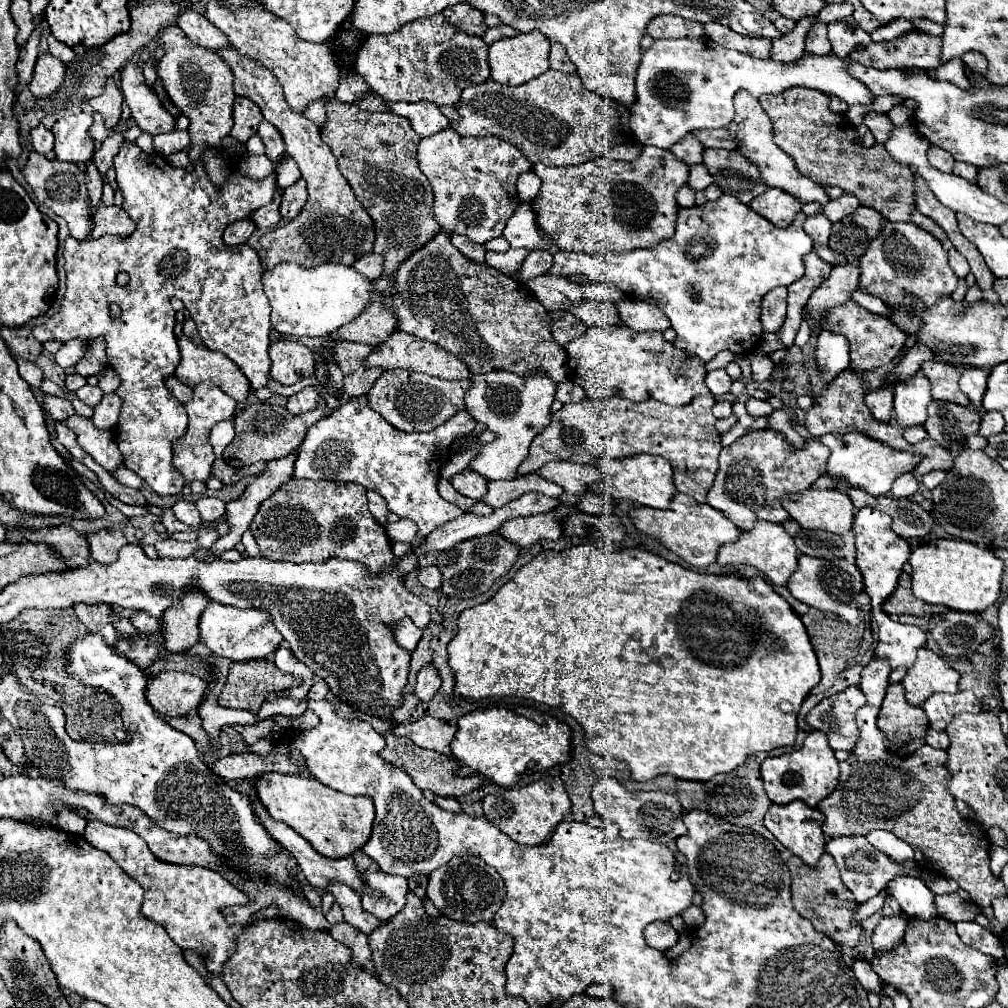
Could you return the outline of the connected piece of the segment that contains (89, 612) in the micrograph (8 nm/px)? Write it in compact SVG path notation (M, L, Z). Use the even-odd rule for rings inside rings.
M76 603L72 609L78 615L78 619L86 625L86 629L90 633L98 633L98 635L104 637L106 645L114 645L120 639L118 631L110 625L110 617L116 617L116 619L120 619L120 617L108 605Z

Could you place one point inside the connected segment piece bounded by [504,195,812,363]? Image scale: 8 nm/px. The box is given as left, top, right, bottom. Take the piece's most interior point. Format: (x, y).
(729, 255)

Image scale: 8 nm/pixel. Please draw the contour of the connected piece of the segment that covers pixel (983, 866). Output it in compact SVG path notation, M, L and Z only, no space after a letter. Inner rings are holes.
M872 659L862 671L860 689L866 695L866 705L856 715L862 739L850 757L840 763L838 787L818 803L818 809L826 817L822 831L828 837L868 835L872 829L890 831L924 857L924 871L958 881L972 903L990 907L990 899L994 895L1006 897L1006 889L990 871L990 841L986 831L978 823L960 817L948 791L950 771L946 751L924 745L908 757L898 757L886 747L884 735L876 727L890 673L892 667L886 659Z

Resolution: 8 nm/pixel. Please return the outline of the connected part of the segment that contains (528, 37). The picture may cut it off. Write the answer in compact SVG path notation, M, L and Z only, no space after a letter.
M530 31L530 33L516 33L510 39L500 39L490 45L490 67L492 67L492 79L504 85L522 85L544 71L550 69L548 63L548 51L550 51L550 41L546 35L540 31Z

